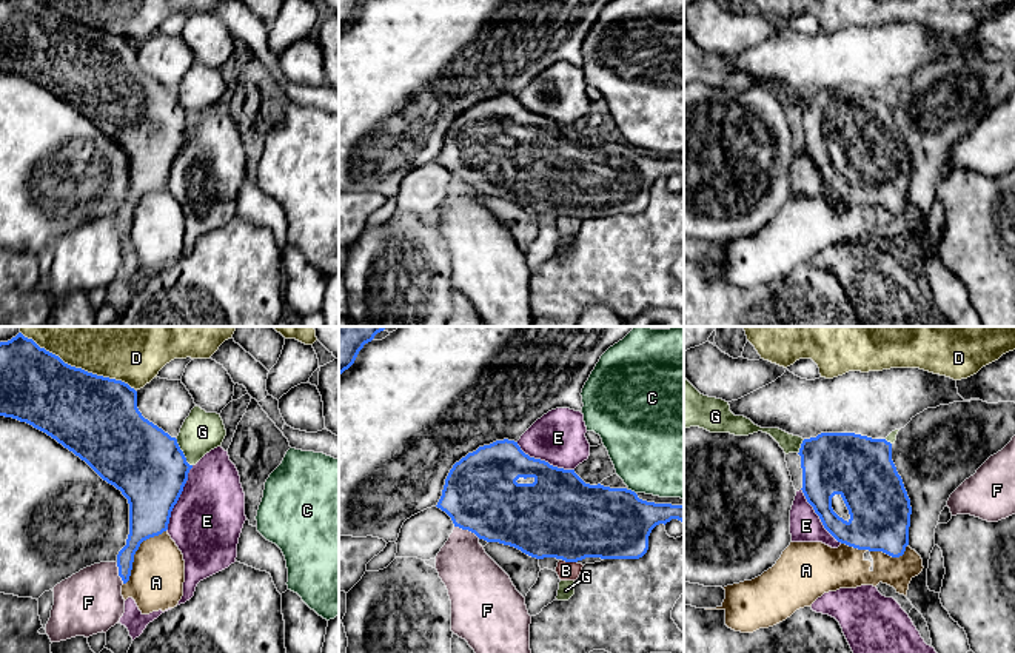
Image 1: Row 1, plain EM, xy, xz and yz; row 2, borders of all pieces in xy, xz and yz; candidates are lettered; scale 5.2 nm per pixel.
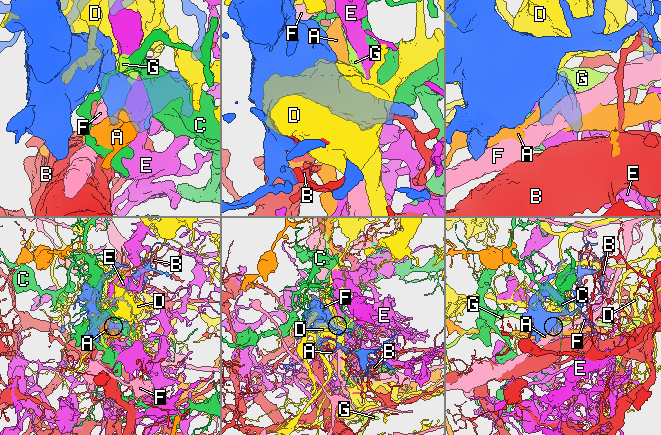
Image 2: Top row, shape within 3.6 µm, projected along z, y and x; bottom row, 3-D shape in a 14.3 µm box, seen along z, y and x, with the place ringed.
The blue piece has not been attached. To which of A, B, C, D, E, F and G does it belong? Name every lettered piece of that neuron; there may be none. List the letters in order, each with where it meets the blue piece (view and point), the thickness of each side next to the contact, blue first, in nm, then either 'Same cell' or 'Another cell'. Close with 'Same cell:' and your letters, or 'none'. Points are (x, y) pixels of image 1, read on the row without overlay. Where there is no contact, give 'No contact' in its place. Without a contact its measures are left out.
A: Touches blue at yz (877, 205). Thickness 320 nm (blue) against 220 nm. Another cell
B: Touches blue at xz (570, 216). Thickness 440 nm (blue) against 100 nm. Another cell
C: Touches blue at xz (630, 145). Thickness 380 nm (blue) against 460 nm. Another cell
D: Touches blue at xy (87, 26). Thickness 440 nm (blue) against 200 nm. Another cell
E: Touches blue at xy (179, 151). Thickness 380 nm (blue) against 380 nm. Same cell
F: Touches blue at xz (467, 184). Thickness 400 nm (blue) against 280 nm. Another cell
G: Touches blue at xy (182, 108). Thickness 380 nm (blue) against 220 nm. Another cell
Same cell: E

